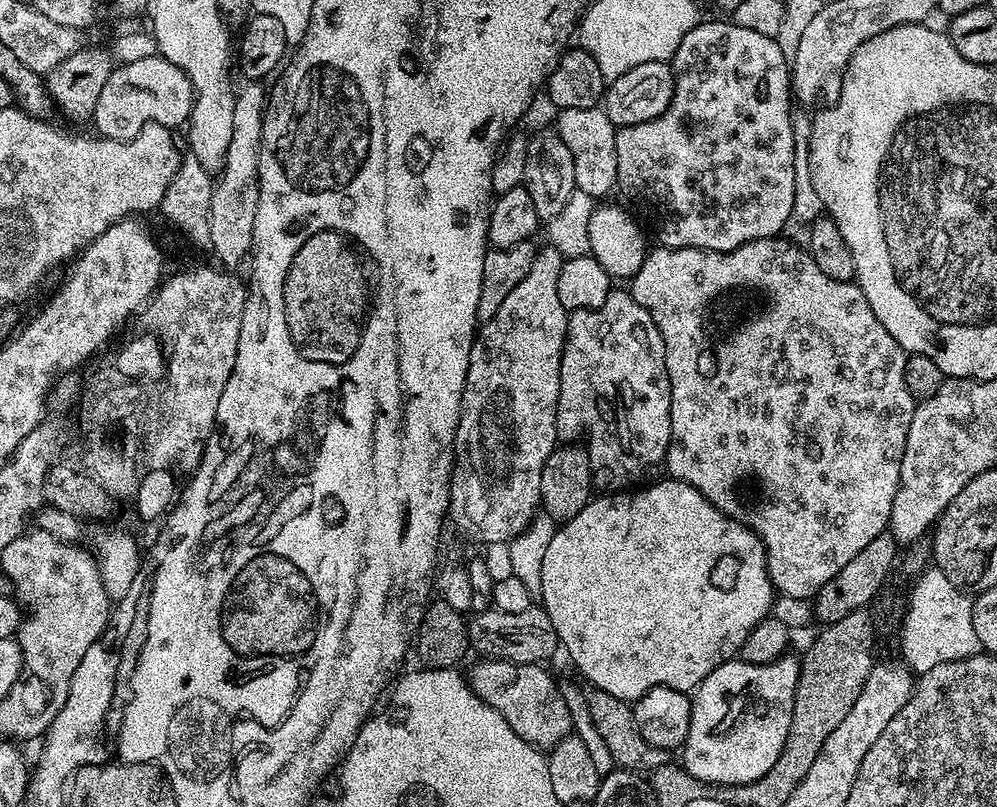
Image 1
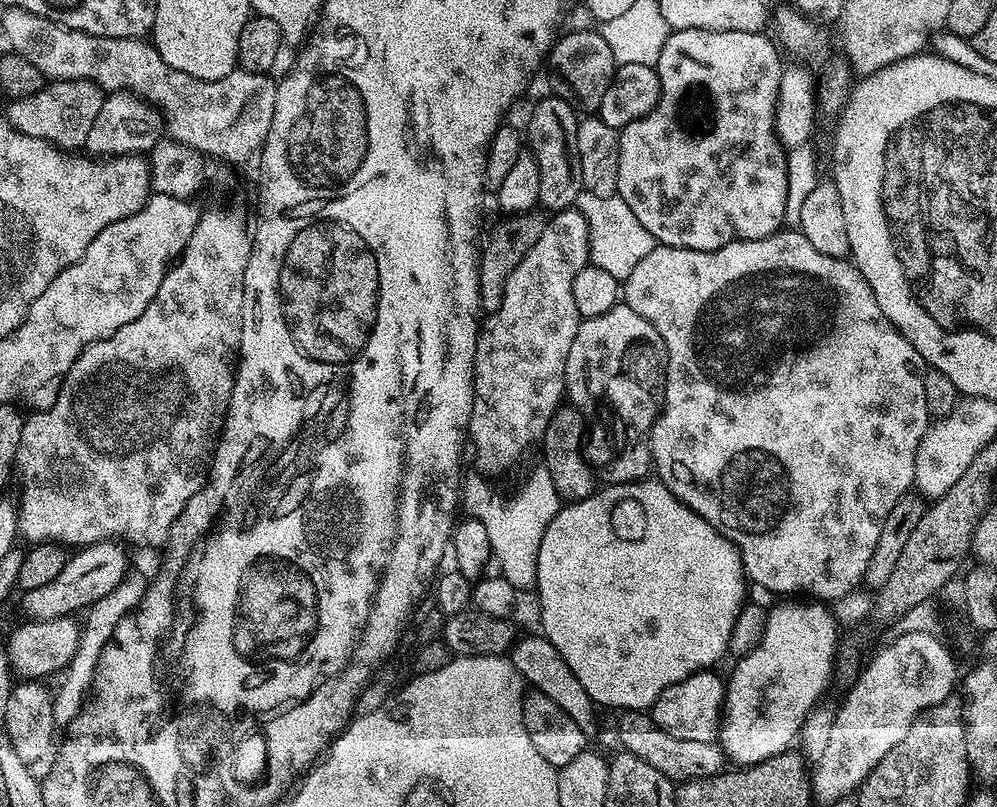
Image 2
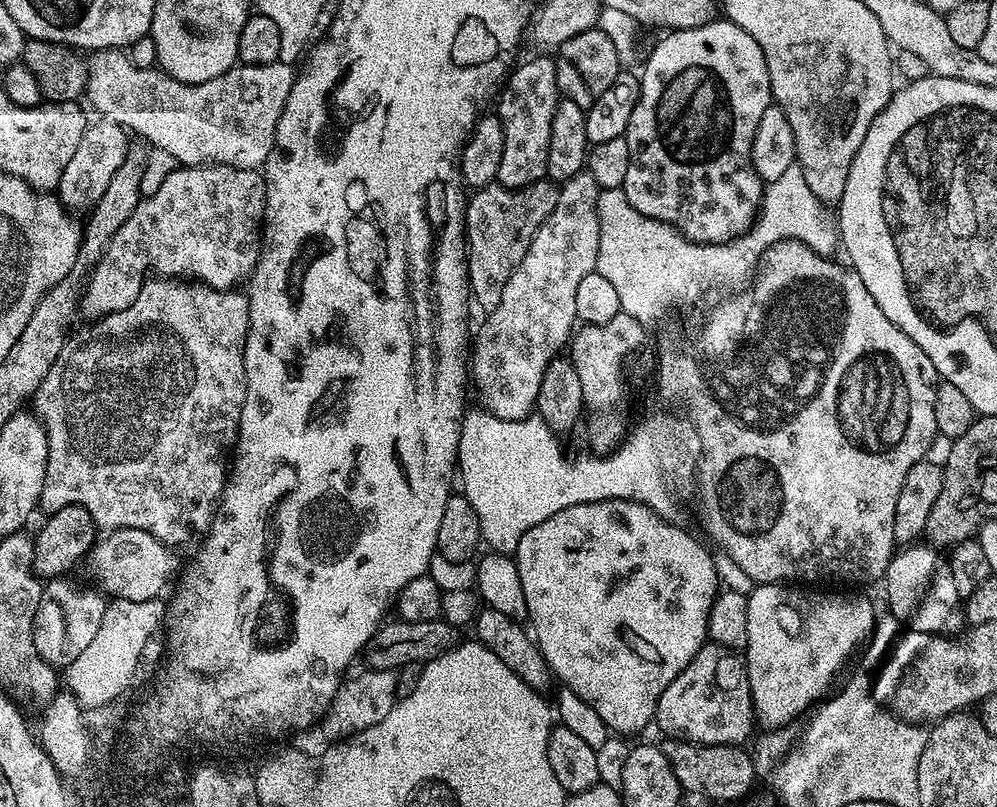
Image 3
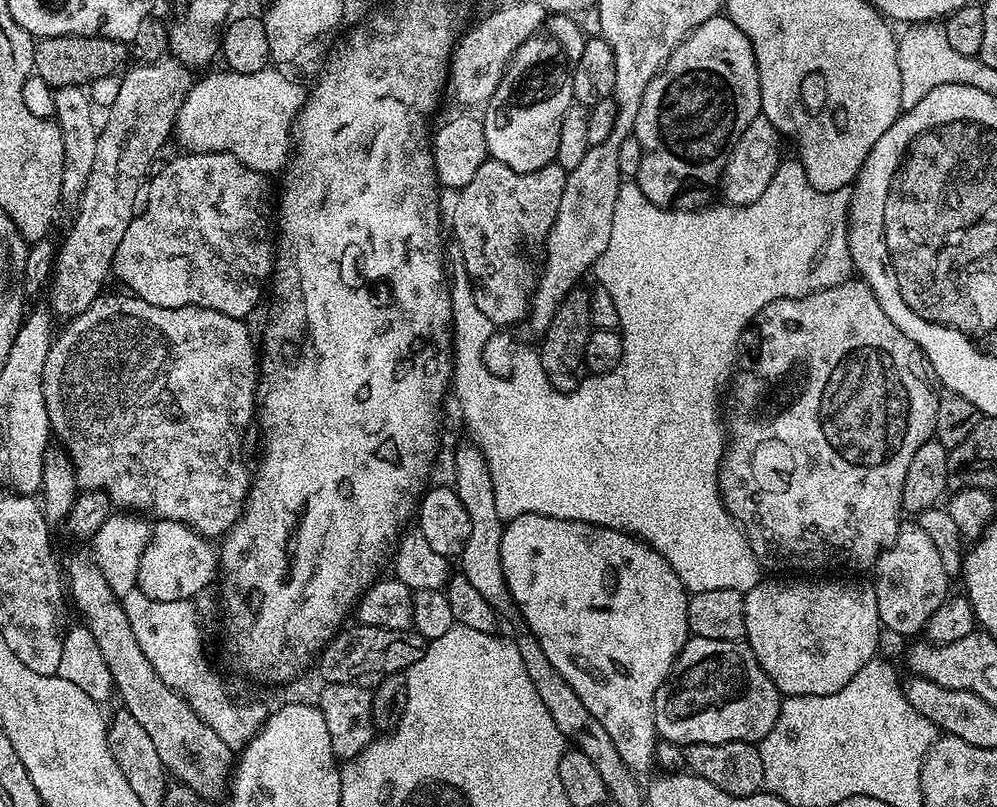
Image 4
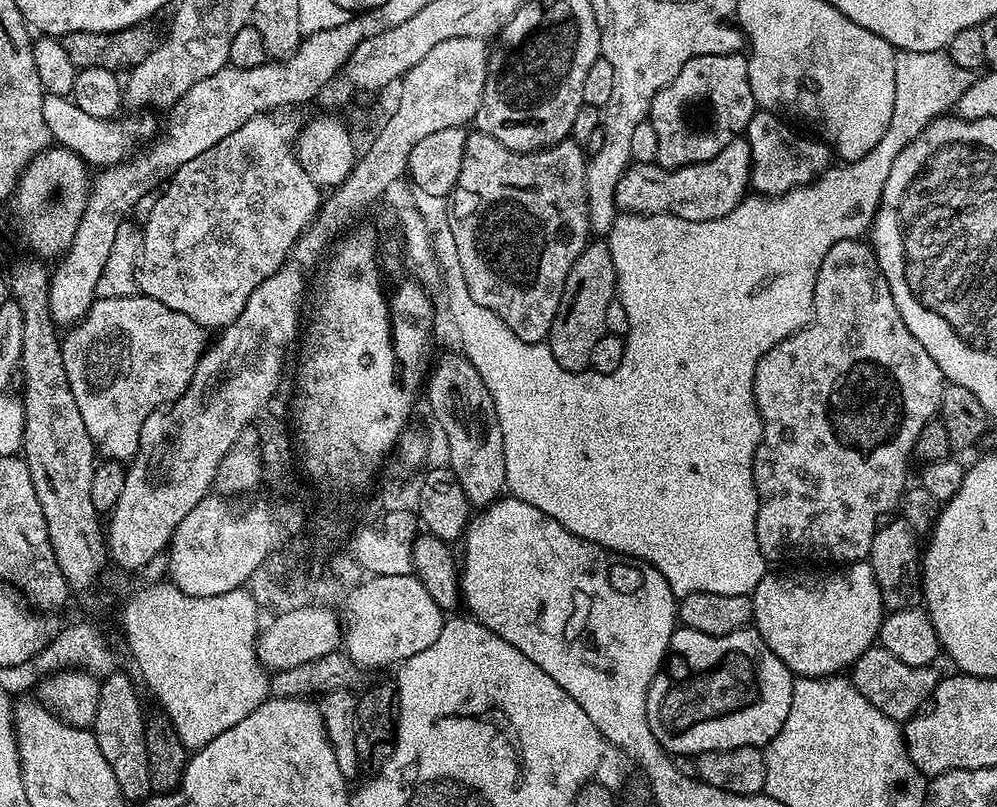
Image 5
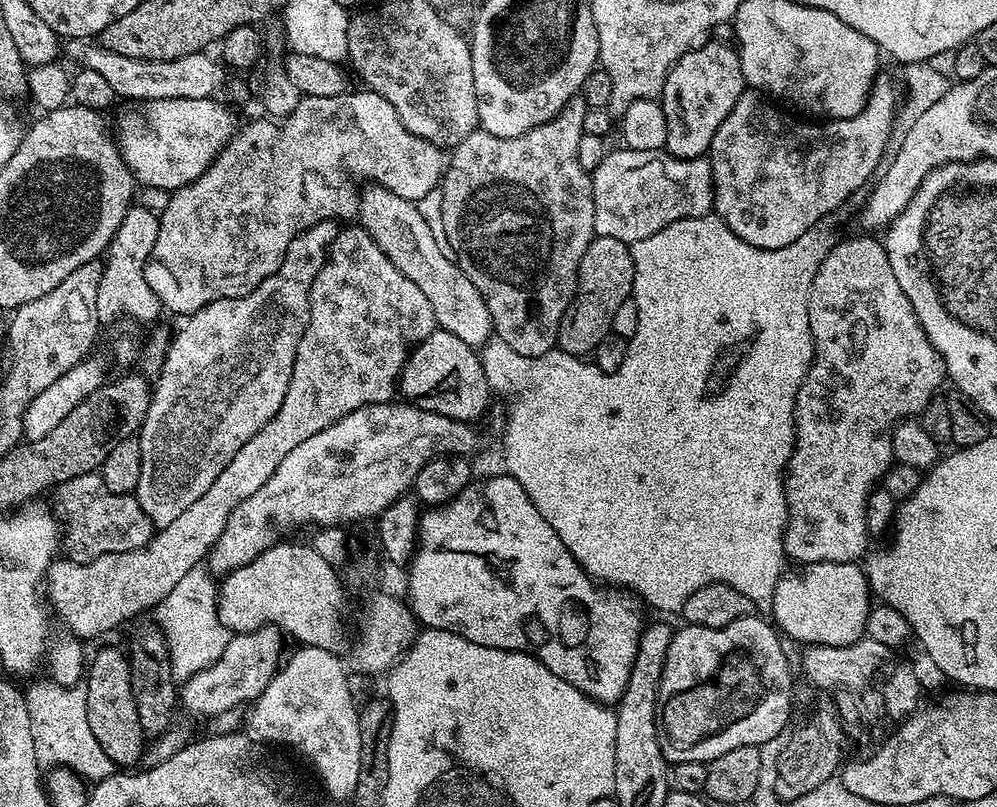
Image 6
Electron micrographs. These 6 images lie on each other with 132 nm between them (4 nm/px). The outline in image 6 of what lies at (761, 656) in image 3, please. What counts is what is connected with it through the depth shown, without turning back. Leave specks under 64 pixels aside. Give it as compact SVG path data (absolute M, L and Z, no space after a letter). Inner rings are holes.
M842 562L806 564L796 571L800 572L789 571L781 576L774 590L770 616L775 627L800 646L850 646L861 640L868 626L870 607L867 571L859 563Z

